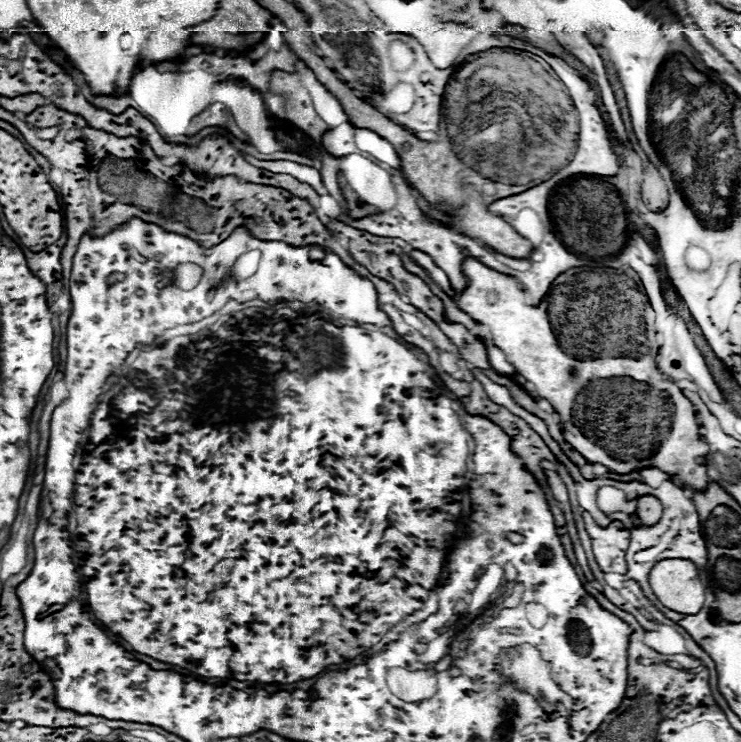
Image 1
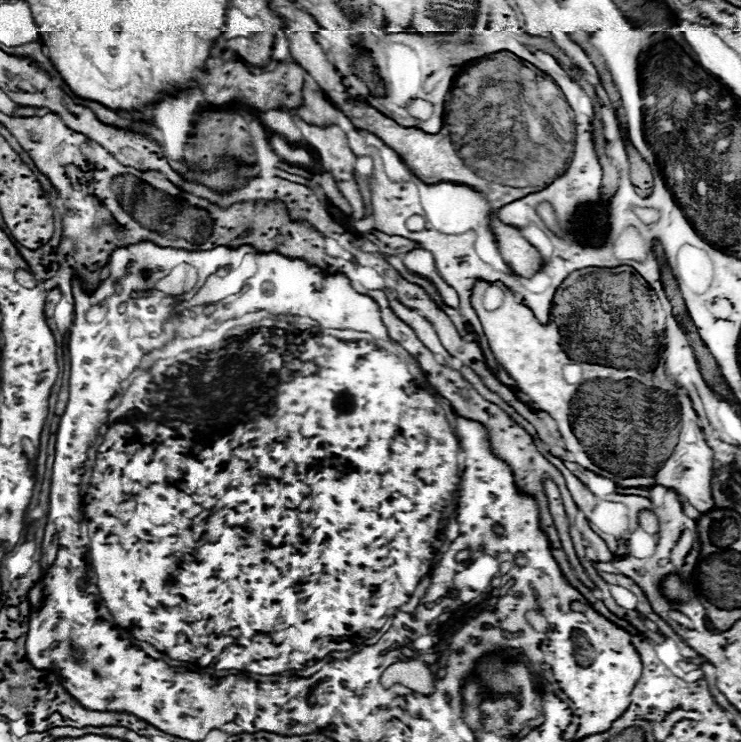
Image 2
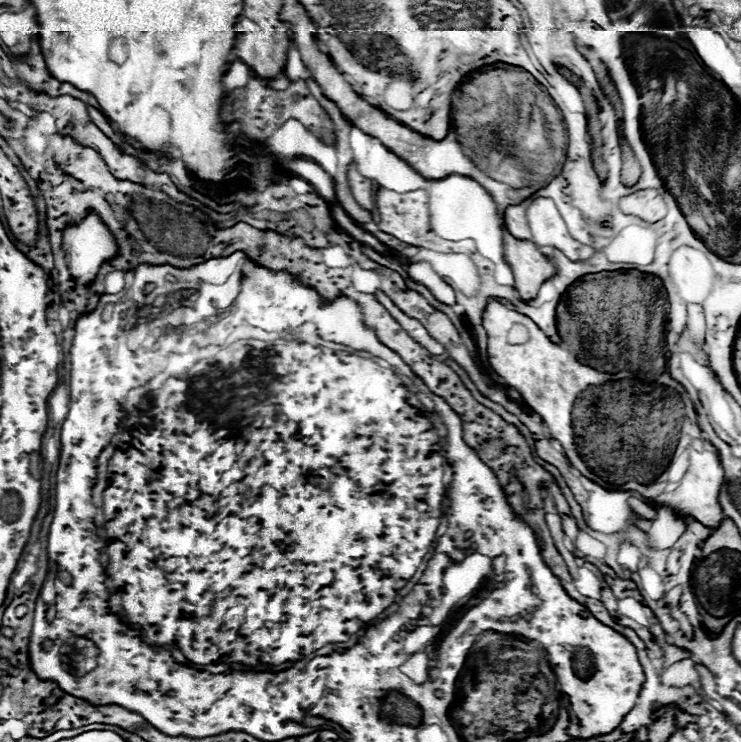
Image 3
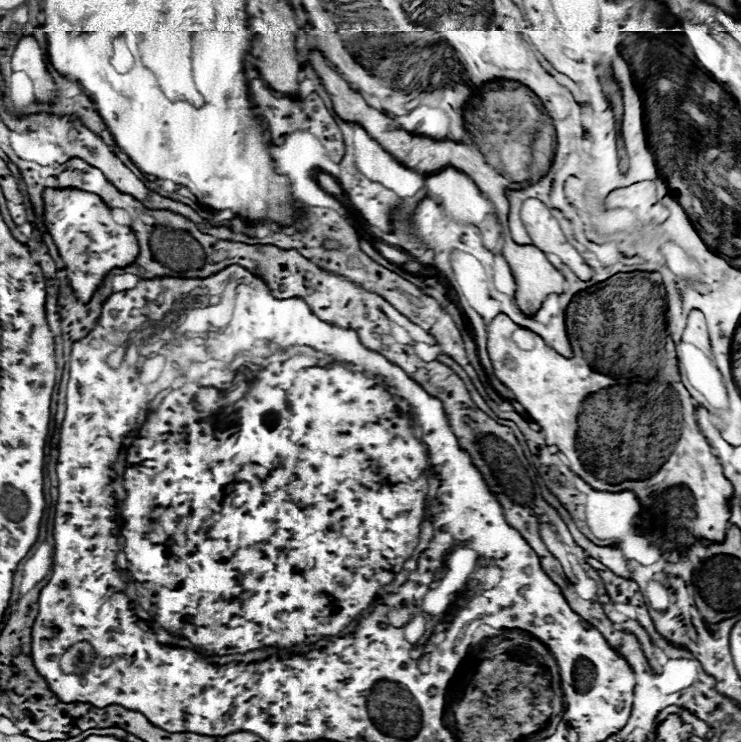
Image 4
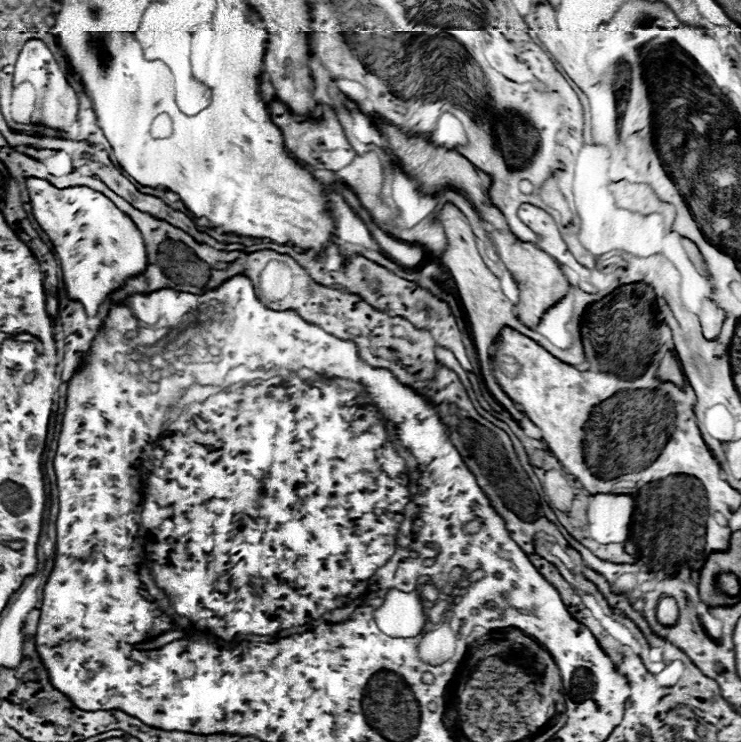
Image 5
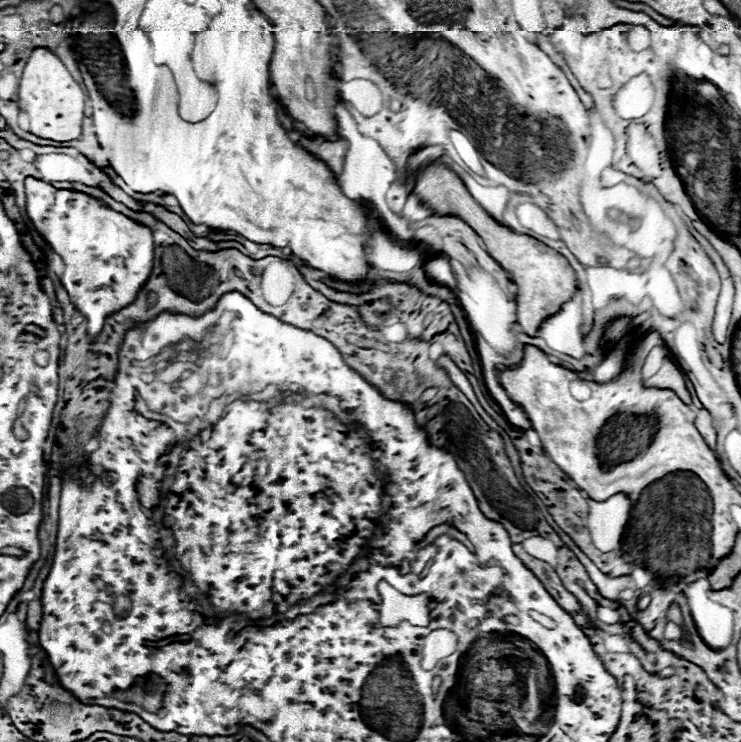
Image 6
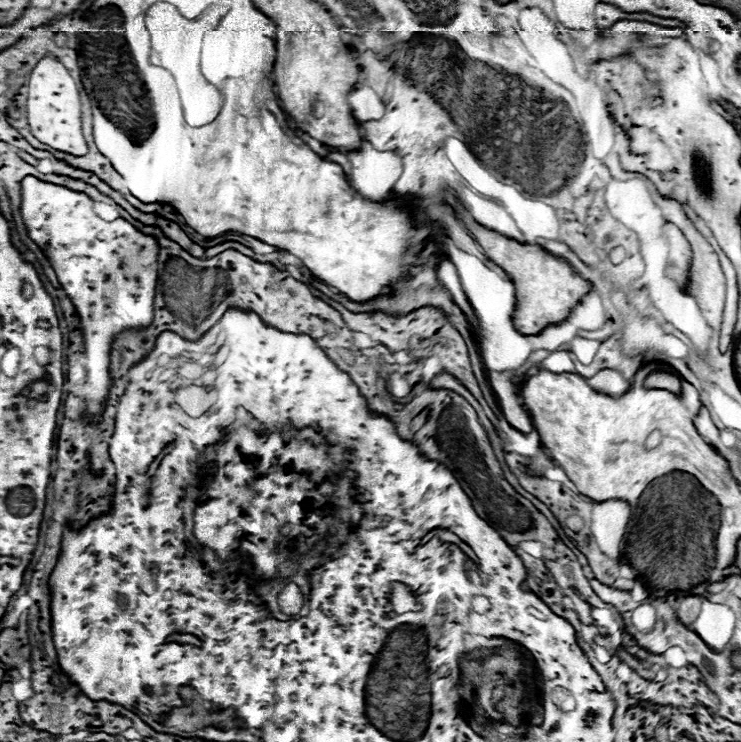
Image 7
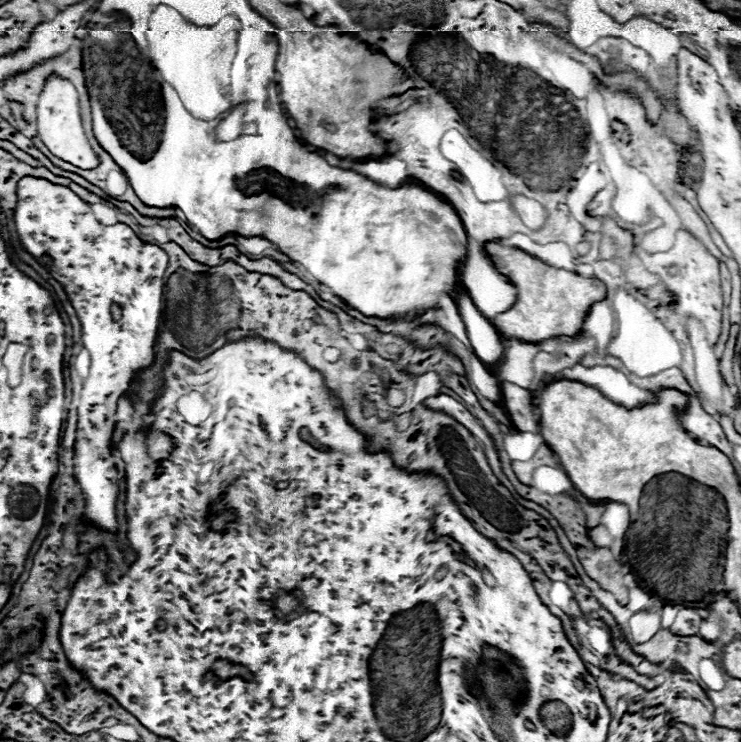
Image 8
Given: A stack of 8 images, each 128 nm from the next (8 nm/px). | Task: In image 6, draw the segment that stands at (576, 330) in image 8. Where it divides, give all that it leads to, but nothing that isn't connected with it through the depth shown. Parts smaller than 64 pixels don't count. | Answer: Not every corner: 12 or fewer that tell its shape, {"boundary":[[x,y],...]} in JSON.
{"boundary":[[432,162],[414,192],[458,216],[518,286],[524,334],[572,300],[578,280],[546,244],[496,224]]}

